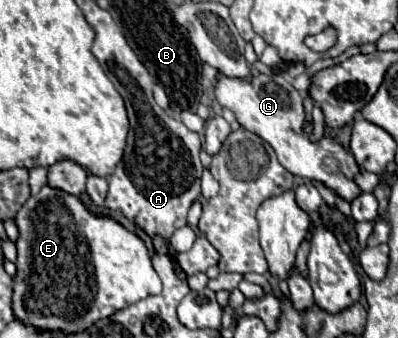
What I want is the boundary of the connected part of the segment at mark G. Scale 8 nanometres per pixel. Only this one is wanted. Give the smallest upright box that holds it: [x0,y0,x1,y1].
[215,75,363,203]

